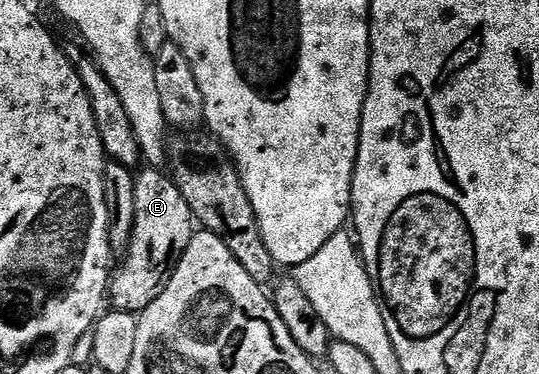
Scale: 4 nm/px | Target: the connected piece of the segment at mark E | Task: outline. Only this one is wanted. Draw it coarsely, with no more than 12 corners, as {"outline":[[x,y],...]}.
{"outline":[[167,172],[135,174],[134,231],[110,305],[143,313],[170,283],[194,218]]}

